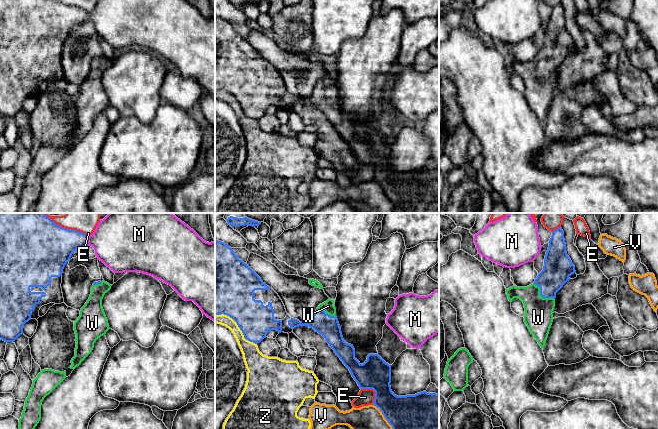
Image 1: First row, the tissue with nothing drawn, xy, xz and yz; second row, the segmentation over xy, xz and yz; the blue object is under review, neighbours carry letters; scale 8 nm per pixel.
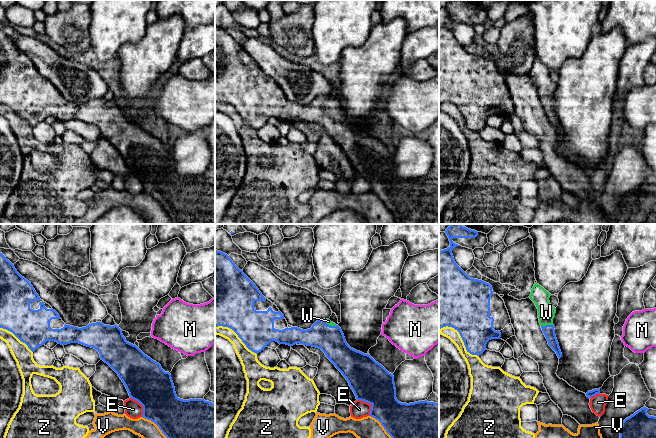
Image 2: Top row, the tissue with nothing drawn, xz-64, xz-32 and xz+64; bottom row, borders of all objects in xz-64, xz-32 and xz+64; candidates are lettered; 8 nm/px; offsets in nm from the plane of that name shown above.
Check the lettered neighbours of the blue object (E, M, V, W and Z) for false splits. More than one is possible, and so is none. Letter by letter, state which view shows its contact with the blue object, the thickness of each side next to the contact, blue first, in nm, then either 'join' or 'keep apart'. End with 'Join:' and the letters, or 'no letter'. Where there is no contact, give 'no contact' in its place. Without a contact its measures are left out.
E: contact in xy; calibres 400 and 90 nm; keep apart
M: contact in xy; calibres 300 and 360 nm; keep apart
V: contact in xz; calibres 420 and 260 nm; keep apart
W: contact in yz; calibres 220 and 220 nm; join
Z: contact in xz; calibres 320 and 140 nm; keep apart
Join: W

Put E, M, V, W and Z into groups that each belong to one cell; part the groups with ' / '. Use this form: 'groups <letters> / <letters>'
groups E / M / V / W / Z

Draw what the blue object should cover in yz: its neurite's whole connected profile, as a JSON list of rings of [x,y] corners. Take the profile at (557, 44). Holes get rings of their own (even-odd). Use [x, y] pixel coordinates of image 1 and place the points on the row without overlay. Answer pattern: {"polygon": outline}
{"polygon": [[[560,3],[552,8],[544,35],[543,46],[538,50],[534,59],[527,63],[512,62],[506,65],[506,70],[510,78],[514,74],[518,74],[523,78],[525,84],[524,98],[541,124],[545,122],[554,95],[553,86],[556,69],[570,56],[569,53],[574,49],[576,49],[575,42],[567,31],[564,8]]]}

